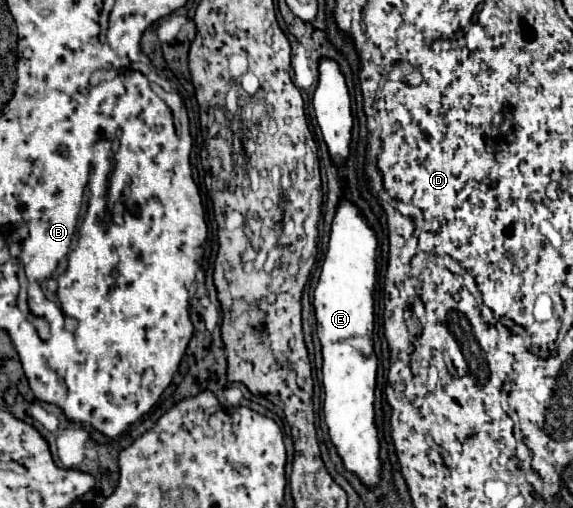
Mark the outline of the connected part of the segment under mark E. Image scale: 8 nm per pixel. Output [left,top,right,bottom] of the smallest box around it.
[314,200,380,486]

